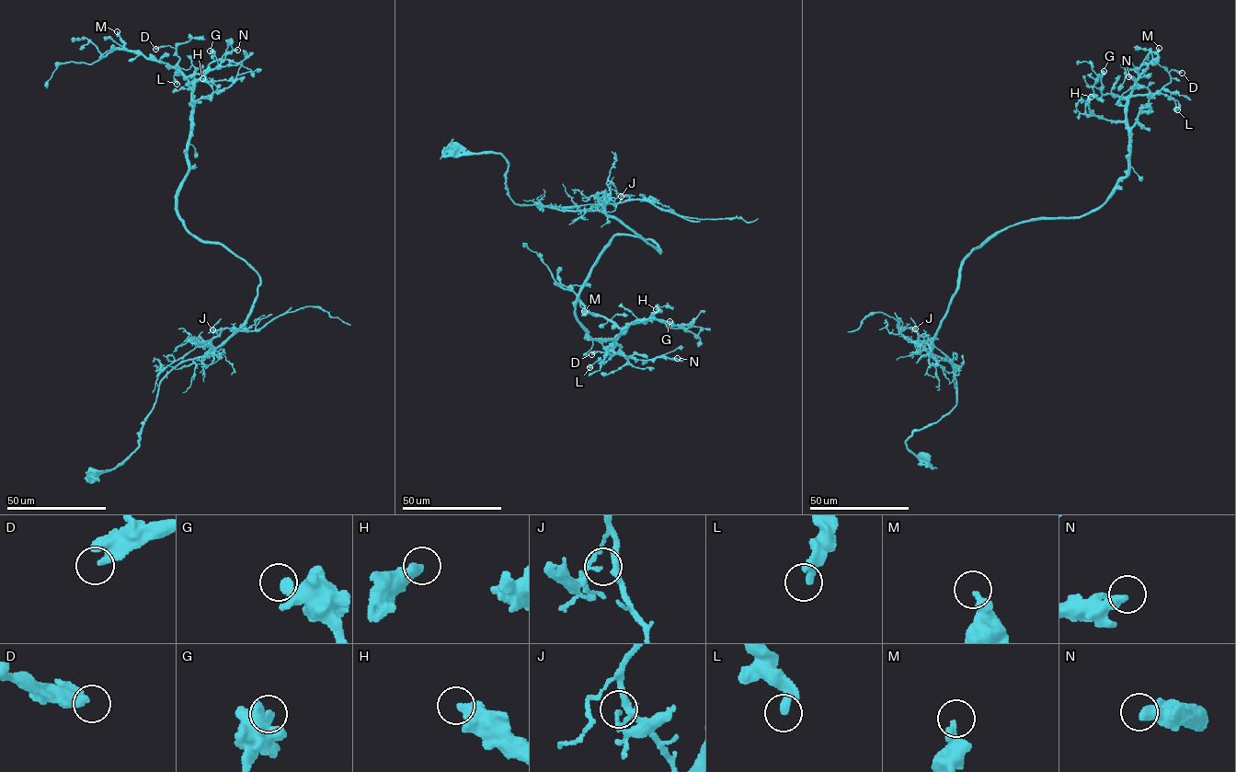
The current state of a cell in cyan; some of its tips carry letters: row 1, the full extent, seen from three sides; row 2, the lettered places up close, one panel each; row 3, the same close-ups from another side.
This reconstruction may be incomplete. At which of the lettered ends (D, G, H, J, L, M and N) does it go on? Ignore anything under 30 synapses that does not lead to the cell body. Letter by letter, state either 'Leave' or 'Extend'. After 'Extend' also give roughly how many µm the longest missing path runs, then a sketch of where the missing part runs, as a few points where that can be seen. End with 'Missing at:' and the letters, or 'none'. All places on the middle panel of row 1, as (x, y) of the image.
D: Leave
G: Leave
H: Leave
J: Leave
L: Leave
M: Leave
N: Leave
Missing at: none

